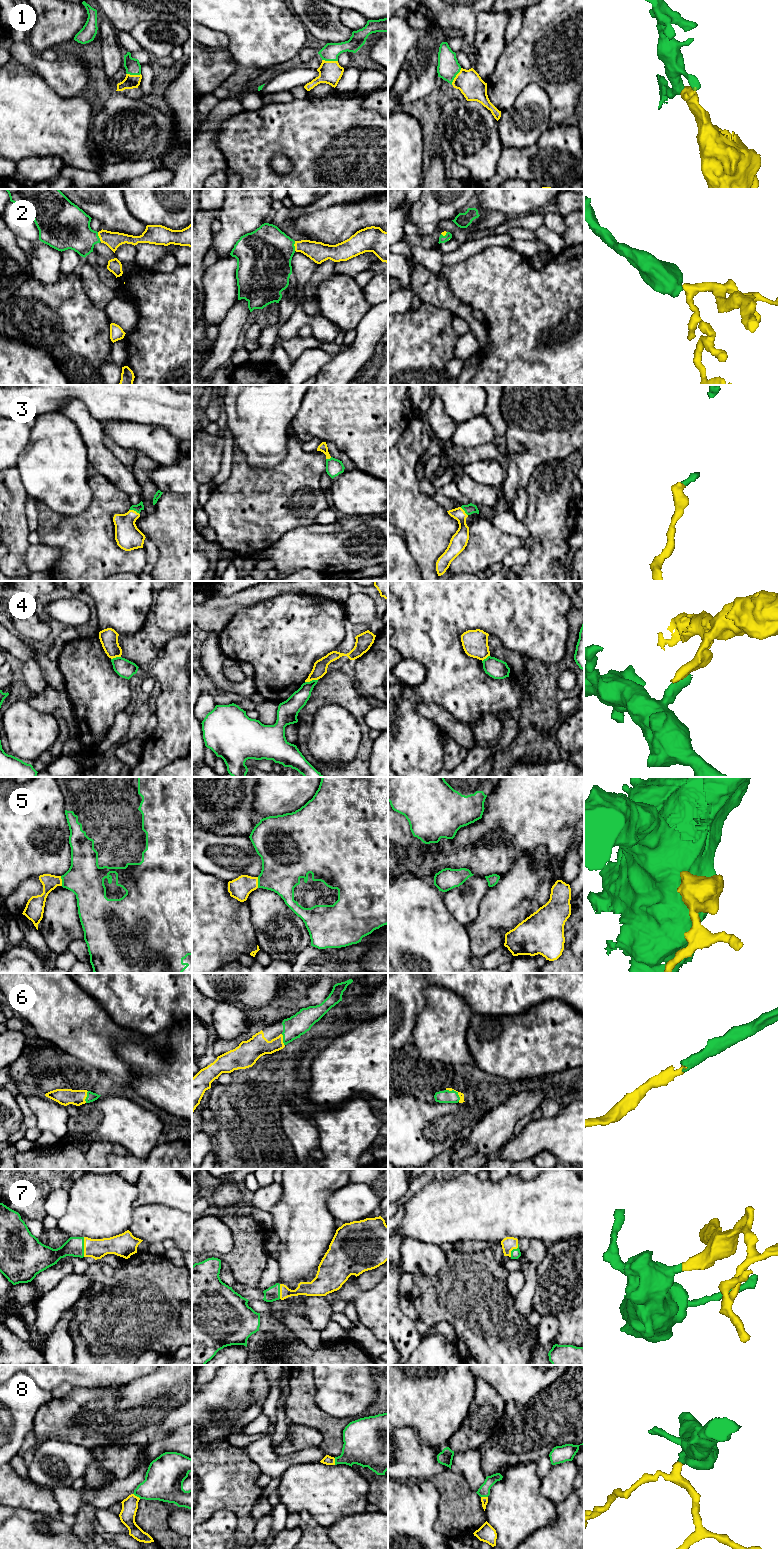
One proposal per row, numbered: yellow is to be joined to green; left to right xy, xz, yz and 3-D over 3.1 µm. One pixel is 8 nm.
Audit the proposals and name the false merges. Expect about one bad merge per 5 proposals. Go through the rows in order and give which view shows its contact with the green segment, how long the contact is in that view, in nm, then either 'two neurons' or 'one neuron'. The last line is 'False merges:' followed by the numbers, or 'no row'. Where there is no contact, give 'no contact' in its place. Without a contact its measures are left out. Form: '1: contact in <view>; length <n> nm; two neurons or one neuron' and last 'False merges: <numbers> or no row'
1: contact in yz; length 160 nm; one neuron
2: contact in xy; length 90 nm; one neuron
3: contact in xy; length 100 nm; one neuron
4: contact in xz; length 120 nm; two neurons
5: contact in xz; length 90 nm; one neuron
6: contact in yz; length 150 nm; one neuron
7: contact in xy; length 160 nm; one neuron
8: contact in xy; length 80 nm; one neuron
False merges: 4

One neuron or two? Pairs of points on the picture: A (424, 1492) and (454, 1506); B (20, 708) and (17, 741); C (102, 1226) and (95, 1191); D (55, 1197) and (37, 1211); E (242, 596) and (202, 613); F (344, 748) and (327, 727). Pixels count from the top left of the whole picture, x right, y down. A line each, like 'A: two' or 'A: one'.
A: two
B: one
C: one
D: two
E: one
F: one

